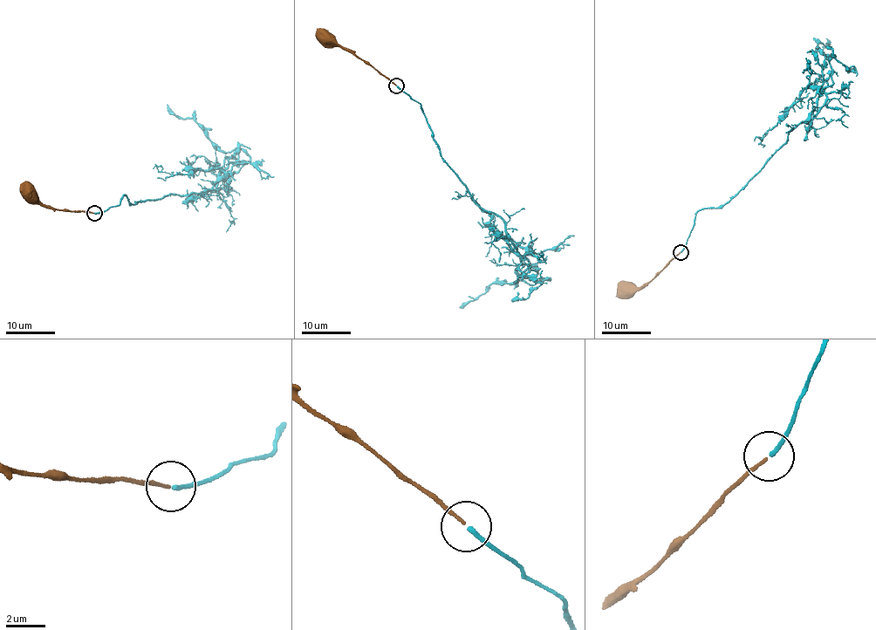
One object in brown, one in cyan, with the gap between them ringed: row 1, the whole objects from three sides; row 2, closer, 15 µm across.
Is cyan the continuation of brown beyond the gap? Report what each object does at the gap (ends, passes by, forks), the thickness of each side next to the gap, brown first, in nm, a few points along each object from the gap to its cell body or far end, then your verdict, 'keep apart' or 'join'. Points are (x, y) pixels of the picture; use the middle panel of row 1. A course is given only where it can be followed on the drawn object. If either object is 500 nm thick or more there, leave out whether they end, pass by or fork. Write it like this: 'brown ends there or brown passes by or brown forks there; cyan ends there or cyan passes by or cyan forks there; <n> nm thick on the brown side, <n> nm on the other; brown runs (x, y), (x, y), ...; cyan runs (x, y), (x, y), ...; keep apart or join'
brown ends there; cyan ends there; 130 nm thick on the brown side, 220 nm on the other; brown runs (396, 85), (363, 60), (316, 33); cyan runs (396, 86), (420, 104), (477, 205), (499, 215), (517, 272), (550, 280), (494, 283), (460, 306); keep apart

